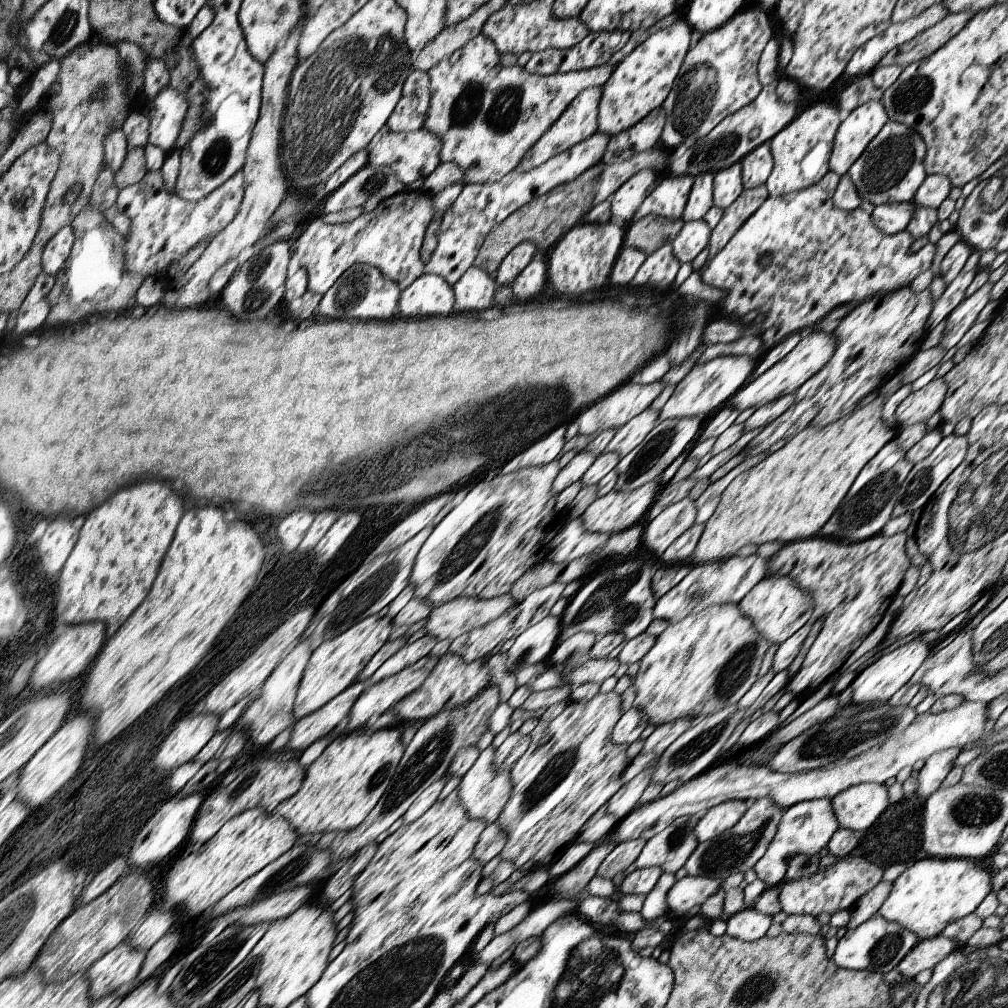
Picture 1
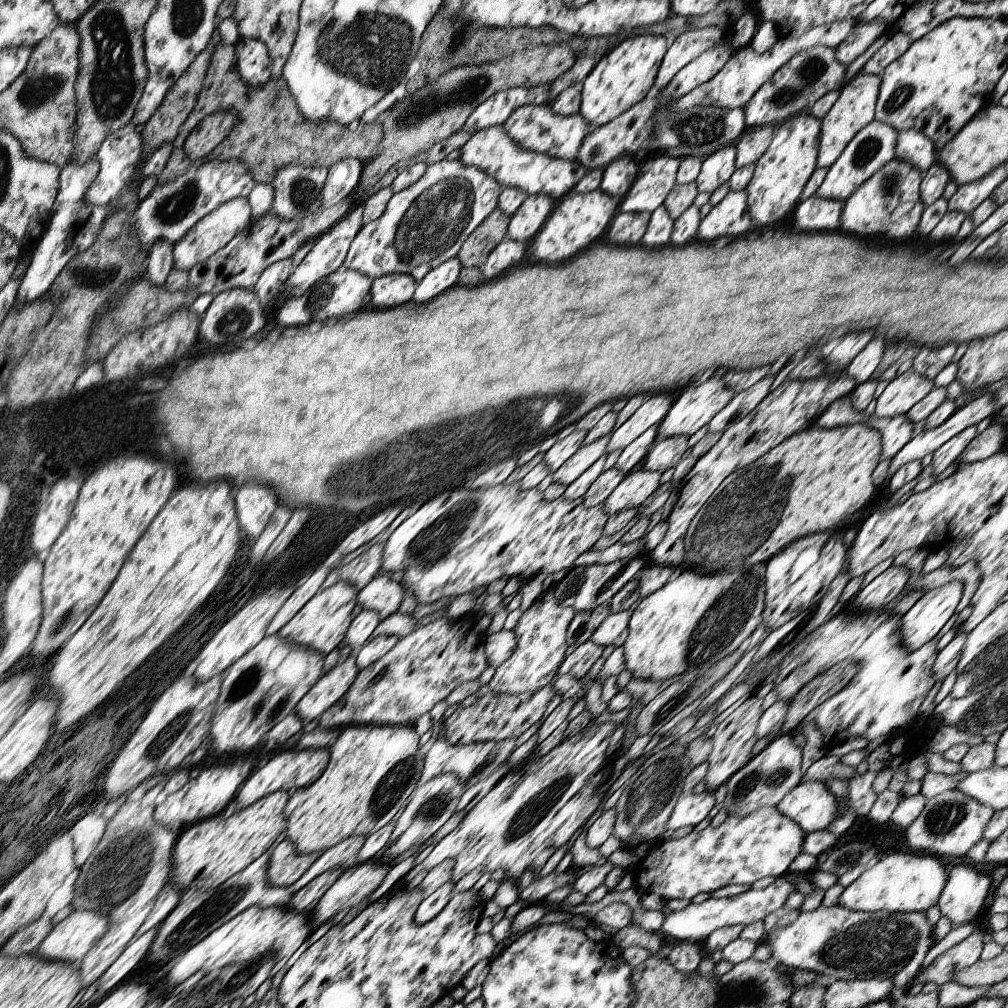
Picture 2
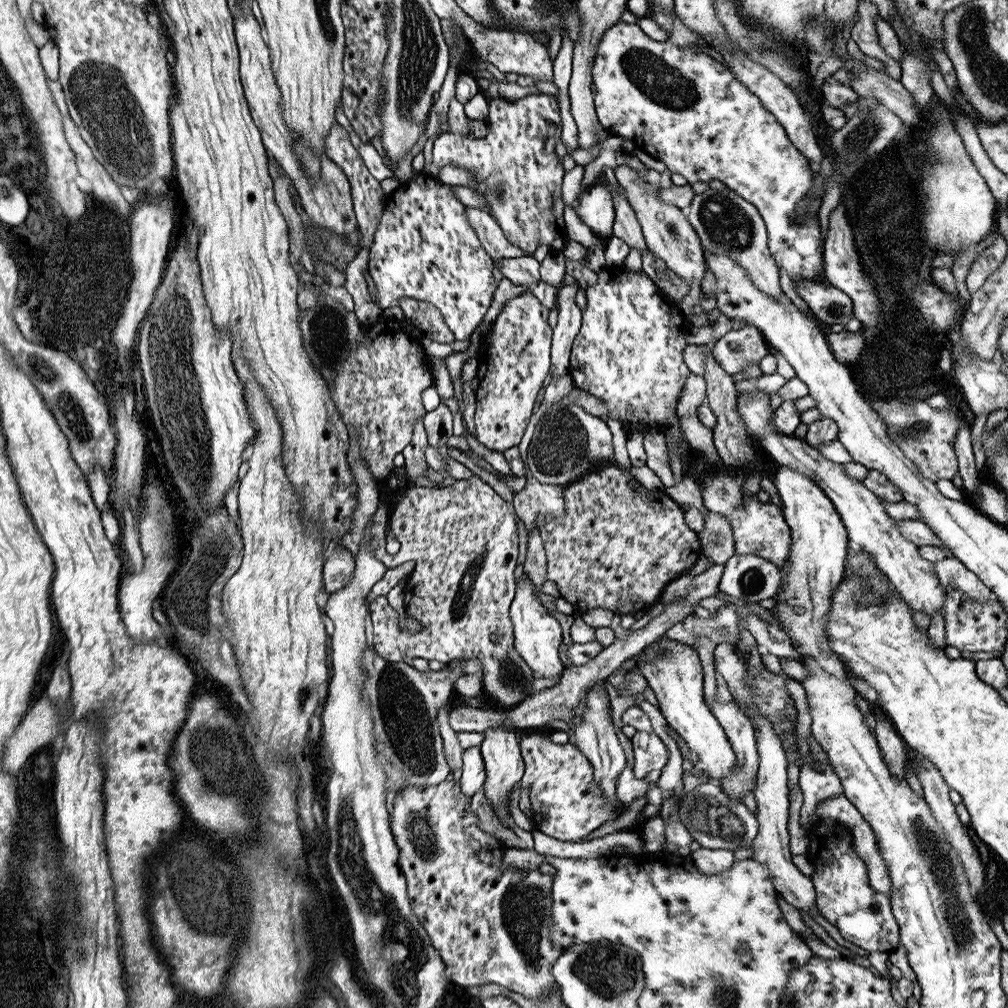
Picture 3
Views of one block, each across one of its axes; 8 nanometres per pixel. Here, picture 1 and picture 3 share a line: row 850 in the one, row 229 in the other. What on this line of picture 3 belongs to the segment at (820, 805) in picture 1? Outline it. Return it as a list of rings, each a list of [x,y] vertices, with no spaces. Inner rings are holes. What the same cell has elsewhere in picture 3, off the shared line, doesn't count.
[[[619,20],[601,36],[591,68],[591,80],[595,86],[593,108],[607,134],[625,136],[651,158],[661,160],[671,174],[683,176],[687,186],[719,180],[727,188],[735,190],[737,196],[757,208],[767,230],[769,254],[777,266],[787,272],[787,280],[827,284],[825,270],[821,266],[823,244],[819,240],[819,218],[811,210],[805,214],[795,212],[813,188],[813,178],[817,178],[817,174],[809,168],[809,158],[805,158],[787,138],[783,124],[777,122],[765,106],[761,106],[761,102],[729,72],[727,66],[705,54],[695,54],[689,48],[671,44],[669,40],[655,42],[647,38],[637,24],[625,24]]]

